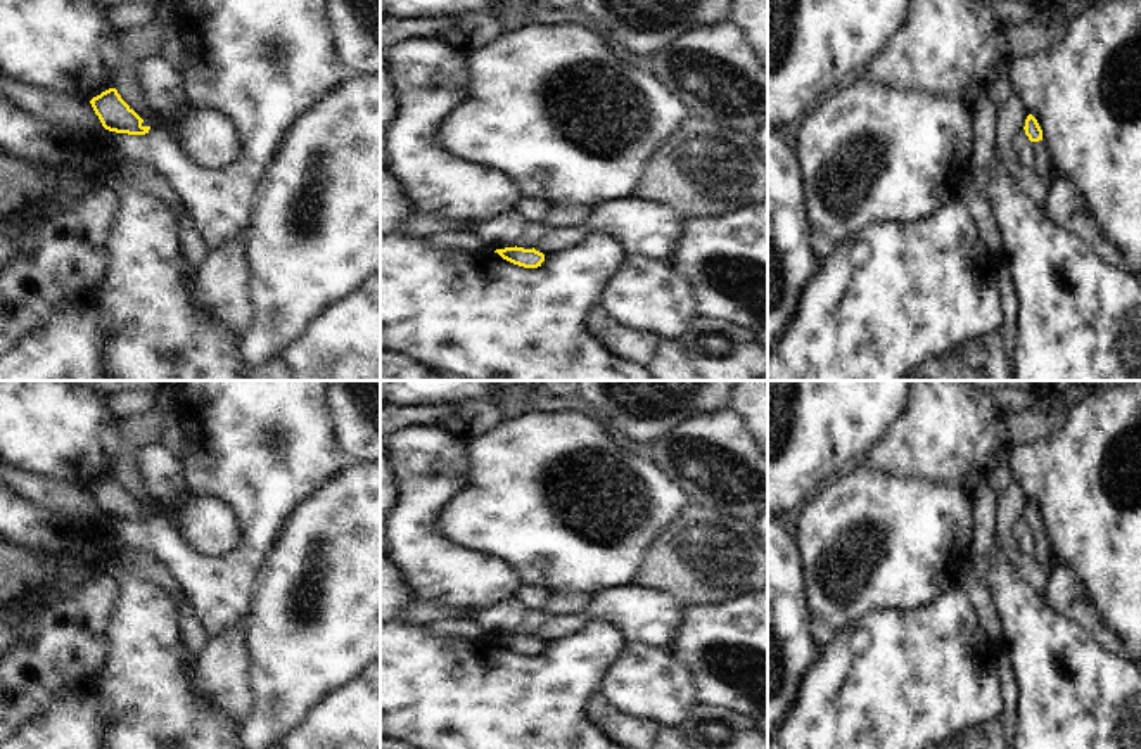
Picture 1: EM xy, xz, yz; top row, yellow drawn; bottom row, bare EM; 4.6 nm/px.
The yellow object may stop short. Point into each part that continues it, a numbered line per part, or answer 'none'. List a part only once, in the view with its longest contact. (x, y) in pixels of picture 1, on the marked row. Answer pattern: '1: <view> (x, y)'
1: yz (1043, 165)

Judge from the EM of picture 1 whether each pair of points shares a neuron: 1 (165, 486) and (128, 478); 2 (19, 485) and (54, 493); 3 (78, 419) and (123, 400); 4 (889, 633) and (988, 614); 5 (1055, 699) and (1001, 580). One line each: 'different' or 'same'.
1: different
2: same
3: different
4: different
5: same

